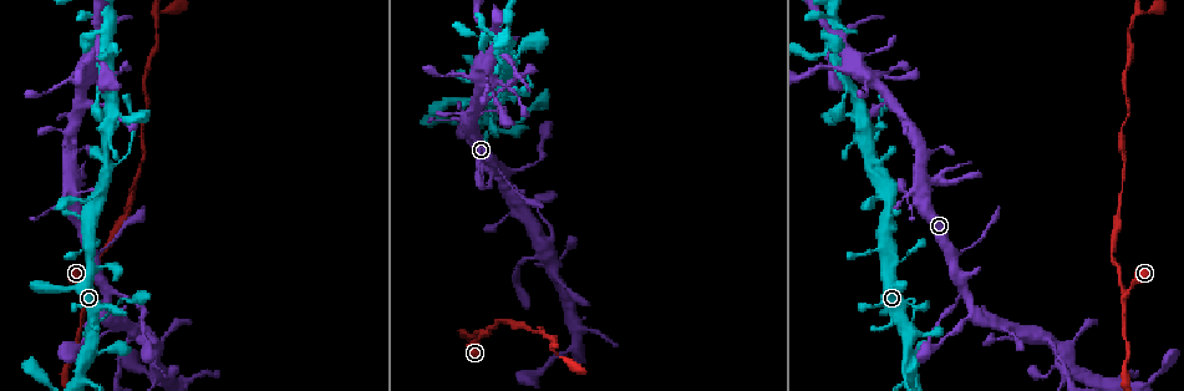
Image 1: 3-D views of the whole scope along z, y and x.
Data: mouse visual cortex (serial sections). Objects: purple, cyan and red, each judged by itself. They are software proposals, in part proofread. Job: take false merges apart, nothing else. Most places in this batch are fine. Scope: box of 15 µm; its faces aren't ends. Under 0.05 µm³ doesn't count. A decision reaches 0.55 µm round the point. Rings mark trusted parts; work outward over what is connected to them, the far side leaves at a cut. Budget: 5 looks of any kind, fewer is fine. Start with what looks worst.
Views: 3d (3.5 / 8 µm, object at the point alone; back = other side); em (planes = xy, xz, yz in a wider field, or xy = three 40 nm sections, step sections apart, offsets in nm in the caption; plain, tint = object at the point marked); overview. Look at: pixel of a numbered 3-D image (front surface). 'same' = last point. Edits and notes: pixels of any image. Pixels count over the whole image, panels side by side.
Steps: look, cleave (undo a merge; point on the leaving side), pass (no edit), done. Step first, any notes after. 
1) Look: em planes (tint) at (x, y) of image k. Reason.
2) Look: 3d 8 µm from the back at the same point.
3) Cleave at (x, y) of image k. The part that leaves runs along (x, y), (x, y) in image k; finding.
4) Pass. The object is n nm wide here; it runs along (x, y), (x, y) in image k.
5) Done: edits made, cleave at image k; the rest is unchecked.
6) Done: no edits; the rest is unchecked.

Look: em xy step 5 (tint) at (1123, 295) of image 1. Narrows sharply.

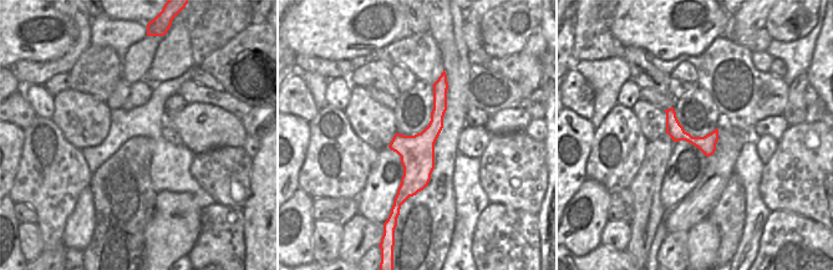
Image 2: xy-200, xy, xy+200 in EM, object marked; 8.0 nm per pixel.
Look: 3d 3.5 µm from the back at the same point.

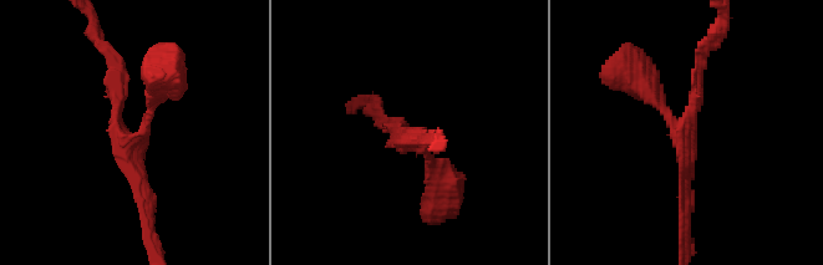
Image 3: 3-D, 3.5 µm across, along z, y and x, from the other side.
Pass. 3 arms meet here; the arms are 100, 150, 200 nm wide; it runs along (442, 182), (392, 121) in image 3; one cell here.

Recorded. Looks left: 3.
Look: 3d 3.5 µm at (1136, 12) of image 1. Narrows sharply.

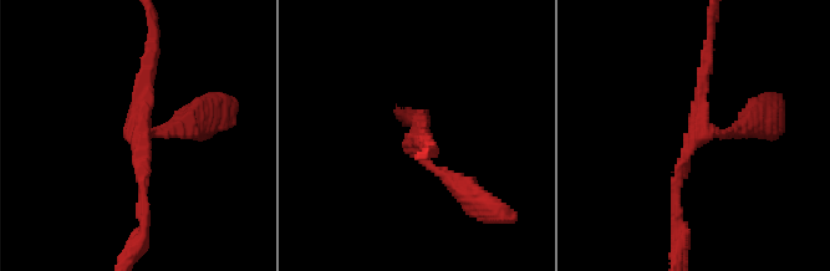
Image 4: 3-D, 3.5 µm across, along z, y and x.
Pass. It runs along (676, 211), (676, 180), (698, 134), (755, 123) in image 4; one cell here.

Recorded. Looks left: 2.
Done: no edits; the rest is unchecked.

